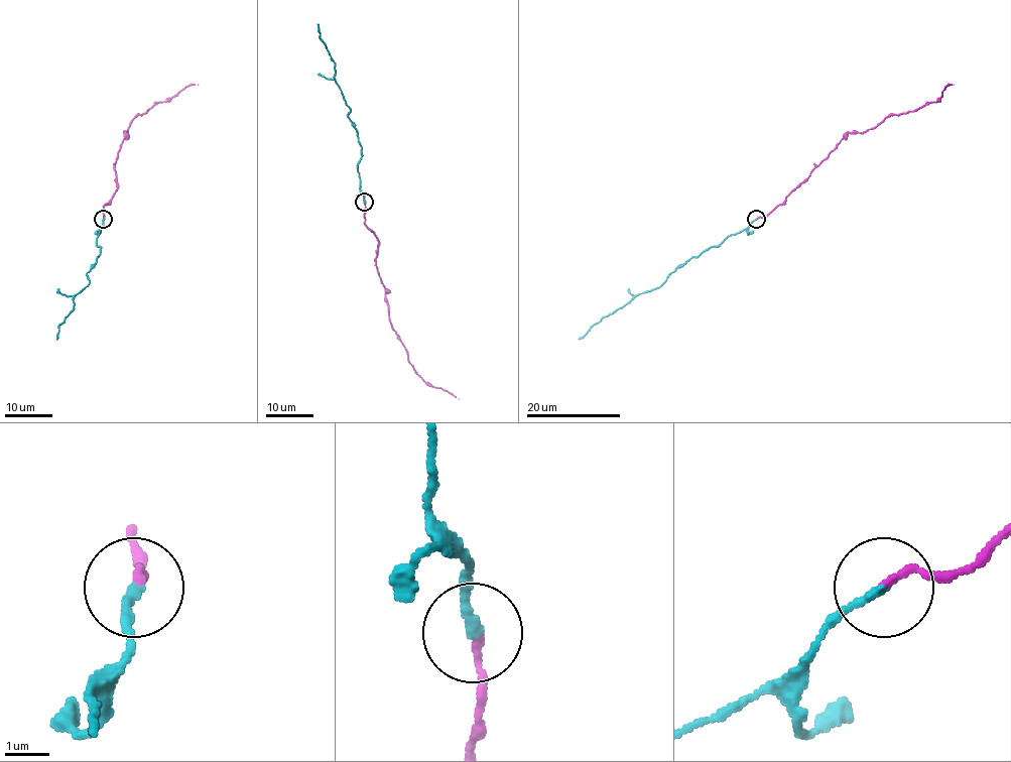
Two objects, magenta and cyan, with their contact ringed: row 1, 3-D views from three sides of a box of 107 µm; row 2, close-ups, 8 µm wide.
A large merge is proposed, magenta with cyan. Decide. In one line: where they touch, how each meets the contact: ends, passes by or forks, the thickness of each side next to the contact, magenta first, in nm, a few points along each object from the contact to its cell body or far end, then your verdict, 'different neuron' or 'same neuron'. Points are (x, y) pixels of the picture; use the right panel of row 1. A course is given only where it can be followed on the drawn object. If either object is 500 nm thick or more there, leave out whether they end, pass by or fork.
place (756, 219); magenta ends; cyan ends; calibres 160 and 220 nm; course magenta (756, 219), (778, 206), (848, 133), (866, 132), (887, 116), (914, 112), (936, 101), (945, 87), (953, 85); course cyan (756, 219), (719, 245), (691, 256), (658, 287), (634, 296), (579, 339); same neuron

